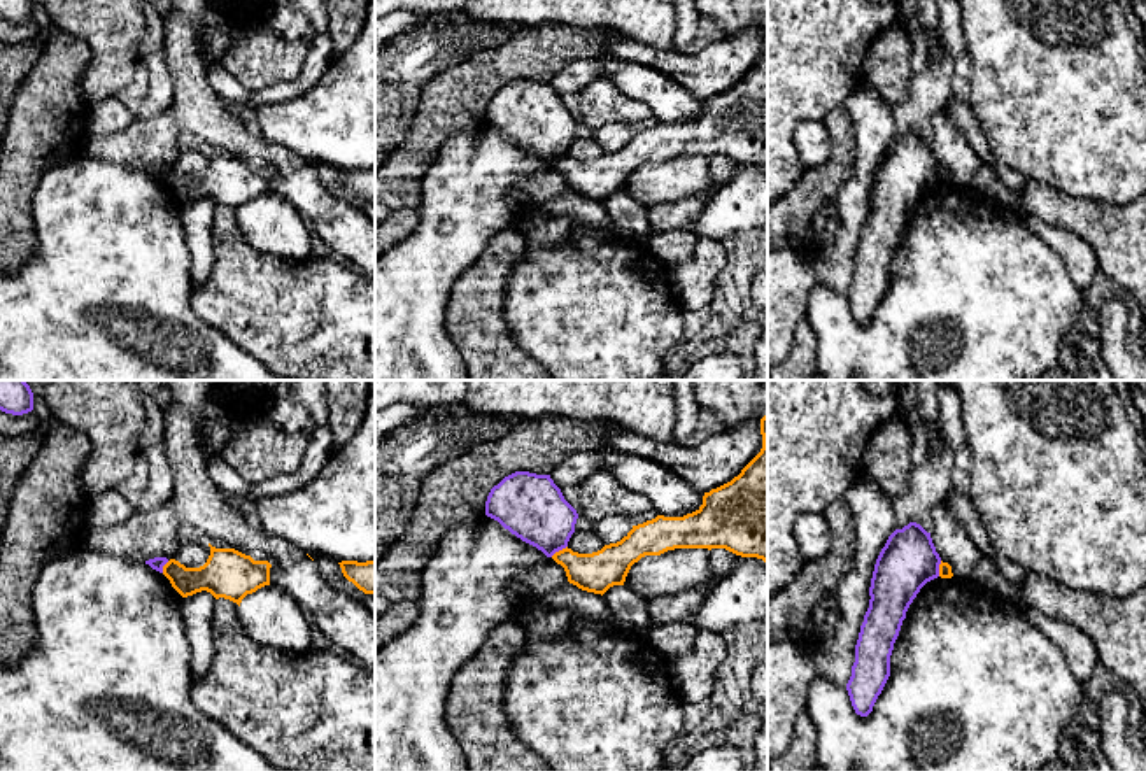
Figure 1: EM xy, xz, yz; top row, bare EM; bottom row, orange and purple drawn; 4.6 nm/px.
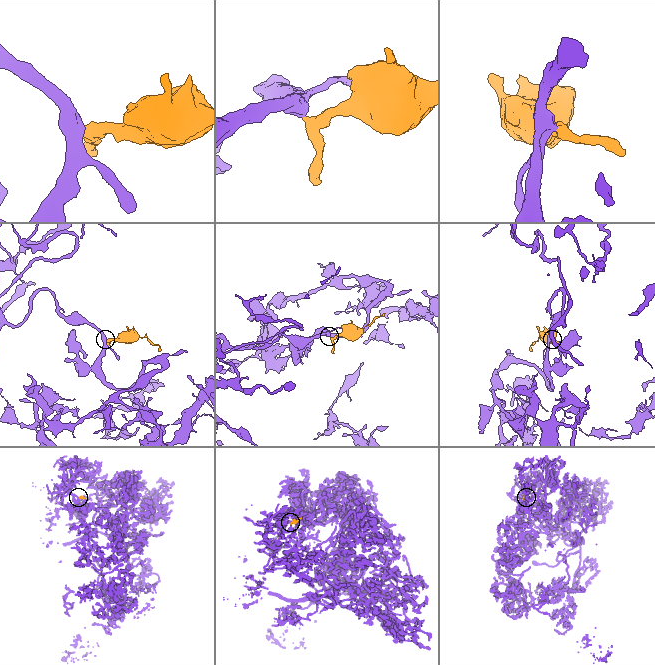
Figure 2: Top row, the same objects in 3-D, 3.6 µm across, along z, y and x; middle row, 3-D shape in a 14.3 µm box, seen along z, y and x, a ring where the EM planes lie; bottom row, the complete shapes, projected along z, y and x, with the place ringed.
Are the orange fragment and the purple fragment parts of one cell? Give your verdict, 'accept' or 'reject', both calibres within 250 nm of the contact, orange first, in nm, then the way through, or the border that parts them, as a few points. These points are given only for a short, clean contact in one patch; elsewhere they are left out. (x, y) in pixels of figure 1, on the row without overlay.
reject; calibres 180 and 300 nm; border xz (566, 153), (551, 163)

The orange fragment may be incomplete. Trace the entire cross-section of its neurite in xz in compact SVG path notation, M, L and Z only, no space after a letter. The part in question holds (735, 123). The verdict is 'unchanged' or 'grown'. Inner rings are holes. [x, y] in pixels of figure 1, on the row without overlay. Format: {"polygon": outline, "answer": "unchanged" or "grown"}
{"polygon": "M768 21L760 26L762 56L731 89L704 100L703 112L683 124L657 123L633 133L617 151L592 161L562 156L552 163L566 179L568 189L582 198L605 202L613 193L624 193L634 170L645 163L661 163L675 156L725 156L741 165L762 166L768 173Z", "answer": "unchanged"}

